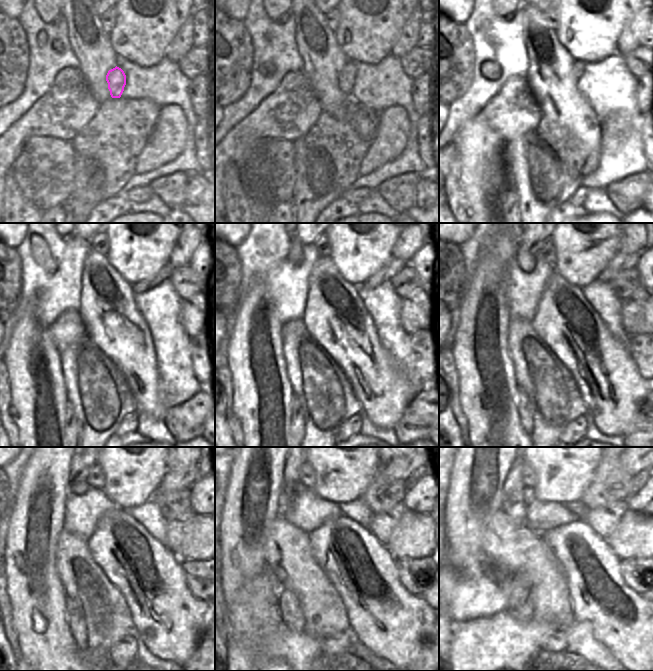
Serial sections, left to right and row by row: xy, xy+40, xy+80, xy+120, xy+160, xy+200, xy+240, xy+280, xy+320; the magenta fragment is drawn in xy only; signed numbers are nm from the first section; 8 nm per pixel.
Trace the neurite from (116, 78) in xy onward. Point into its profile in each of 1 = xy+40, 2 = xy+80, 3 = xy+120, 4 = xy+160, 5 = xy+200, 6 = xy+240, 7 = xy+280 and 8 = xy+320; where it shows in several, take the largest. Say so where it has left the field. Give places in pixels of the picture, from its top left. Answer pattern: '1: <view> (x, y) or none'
1: xy+40 (346, 77)
2: xy+80 (579, 65)
3: xy+120 (166, 271)
4: xy+160 (394, 265)
5: xy+200 (620, 261)
6: xy+240 (175, 480)
7: xy+280 (402, 467)
8: xy+320 (632, 467)

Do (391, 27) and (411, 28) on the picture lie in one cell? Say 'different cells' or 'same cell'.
different cells

